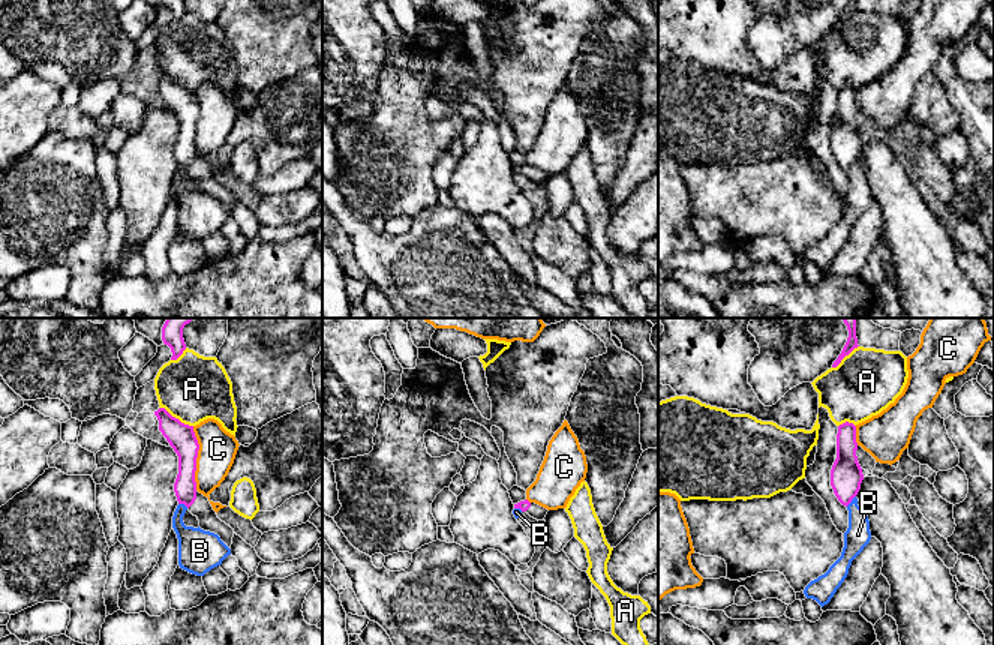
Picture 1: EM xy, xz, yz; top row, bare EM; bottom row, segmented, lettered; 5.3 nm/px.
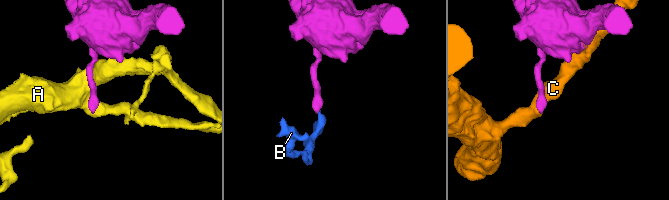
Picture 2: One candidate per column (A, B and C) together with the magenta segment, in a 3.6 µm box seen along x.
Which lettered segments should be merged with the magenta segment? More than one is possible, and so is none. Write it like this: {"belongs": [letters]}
{"belongs": []}

